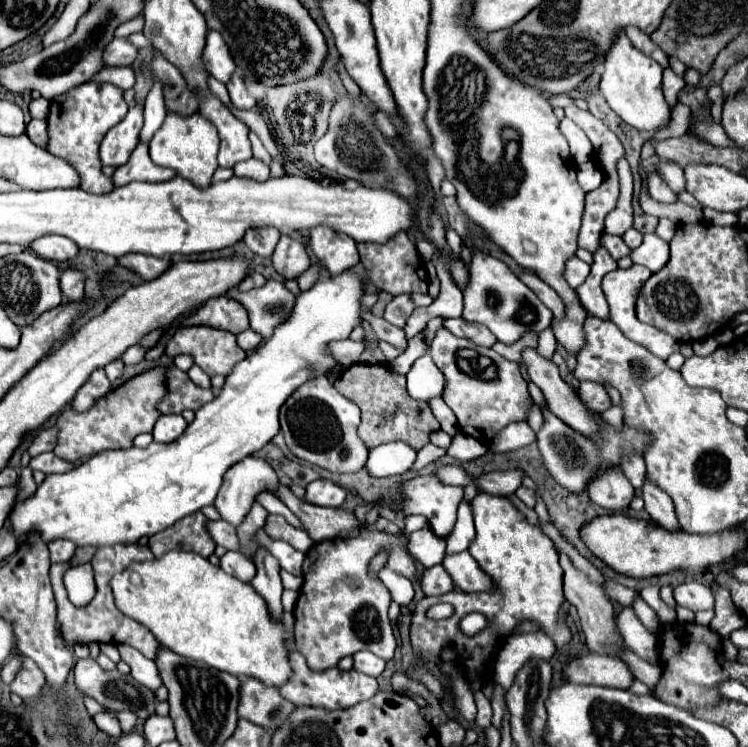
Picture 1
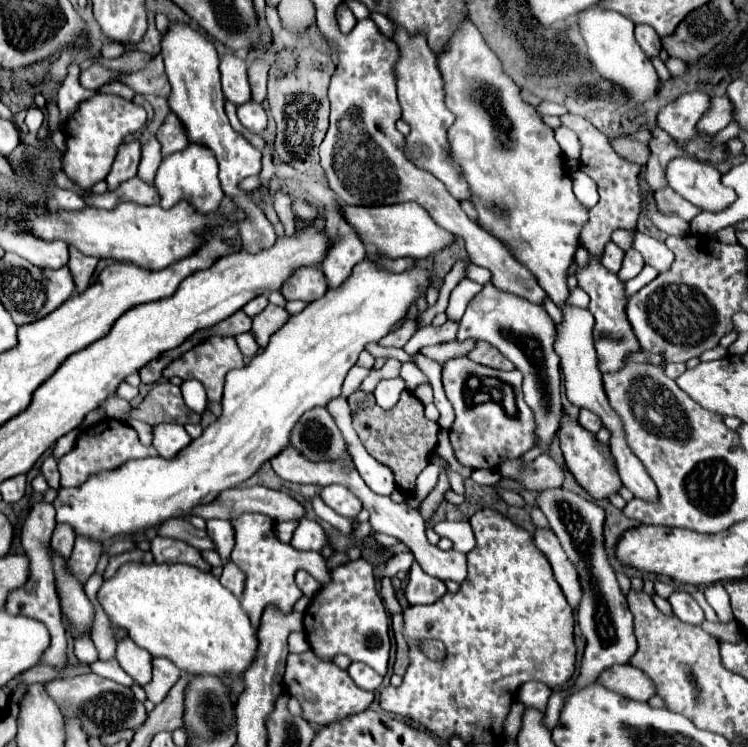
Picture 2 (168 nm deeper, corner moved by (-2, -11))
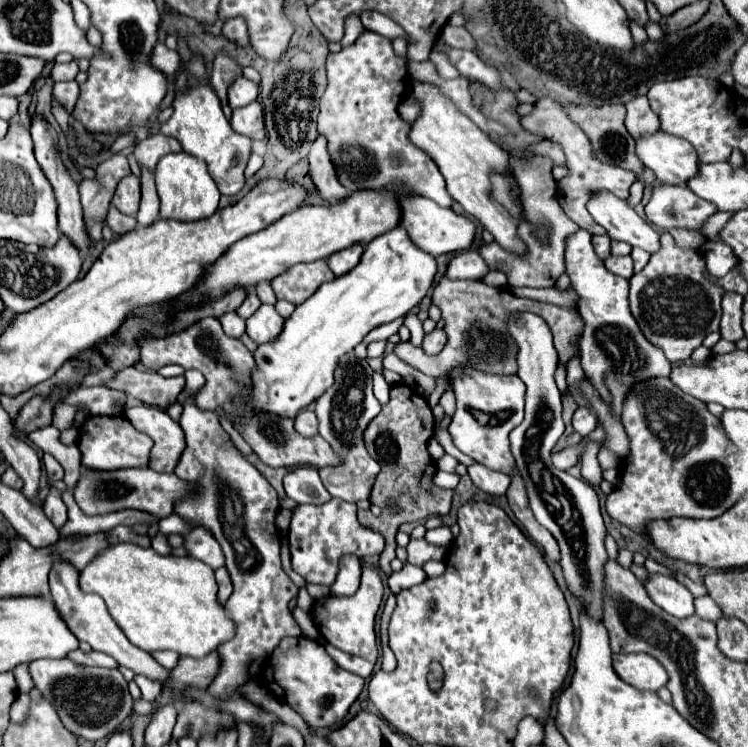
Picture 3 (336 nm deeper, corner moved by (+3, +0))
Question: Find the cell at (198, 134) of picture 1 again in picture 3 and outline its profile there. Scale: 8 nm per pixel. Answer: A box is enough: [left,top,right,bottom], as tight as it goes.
[155,153,219,223]

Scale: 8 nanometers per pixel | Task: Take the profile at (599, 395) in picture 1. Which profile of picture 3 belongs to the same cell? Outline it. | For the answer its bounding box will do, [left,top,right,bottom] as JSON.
[573,407,597,437]

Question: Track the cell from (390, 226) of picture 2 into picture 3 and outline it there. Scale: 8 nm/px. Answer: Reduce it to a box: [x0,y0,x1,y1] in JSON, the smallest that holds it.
[401,195,477,257]

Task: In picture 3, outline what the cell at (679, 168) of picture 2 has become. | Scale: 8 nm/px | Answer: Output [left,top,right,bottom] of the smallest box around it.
[635,131,697,185]

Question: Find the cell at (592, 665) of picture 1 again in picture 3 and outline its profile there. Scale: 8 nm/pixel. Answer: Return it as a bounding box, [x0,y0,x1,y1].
[613,653,669,691]

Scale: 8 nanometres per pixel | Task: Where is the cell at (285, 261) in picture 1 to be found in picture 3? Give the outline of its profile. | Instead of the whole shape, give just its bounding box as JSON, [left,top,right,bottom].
[271,261,335,305]

